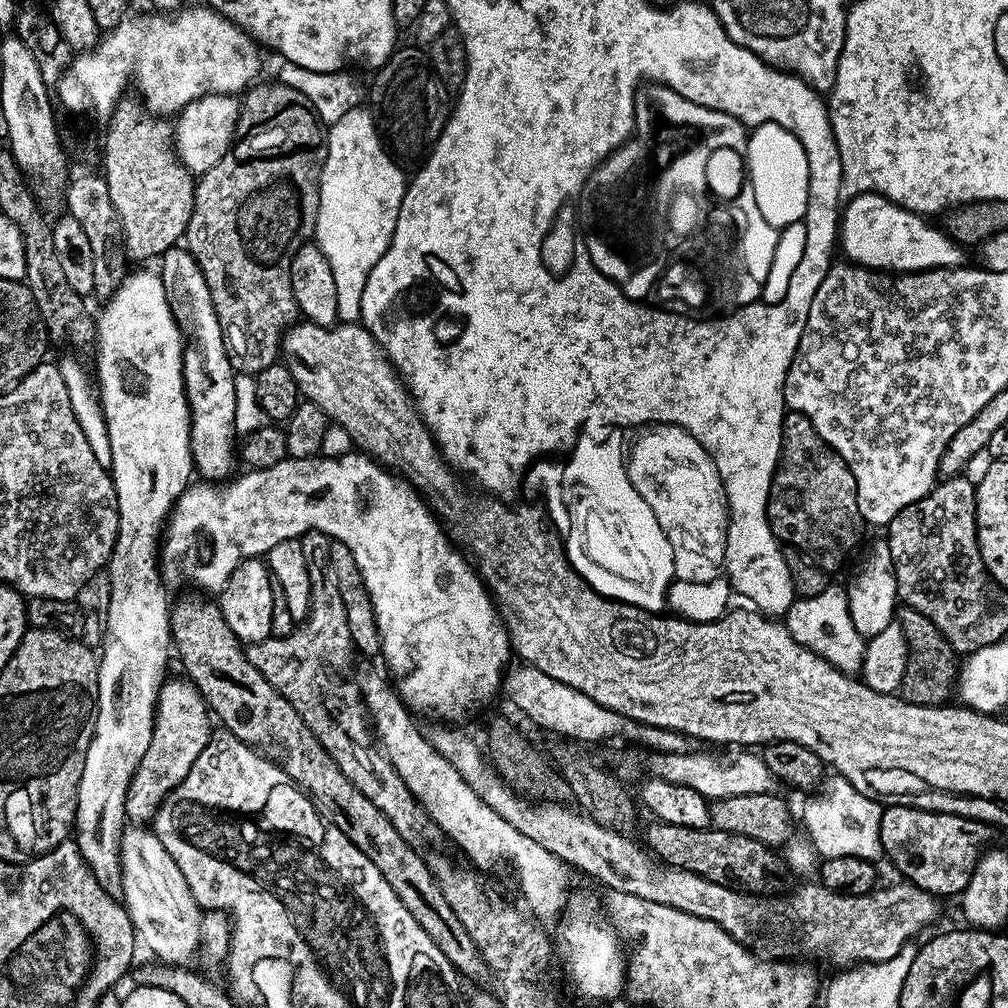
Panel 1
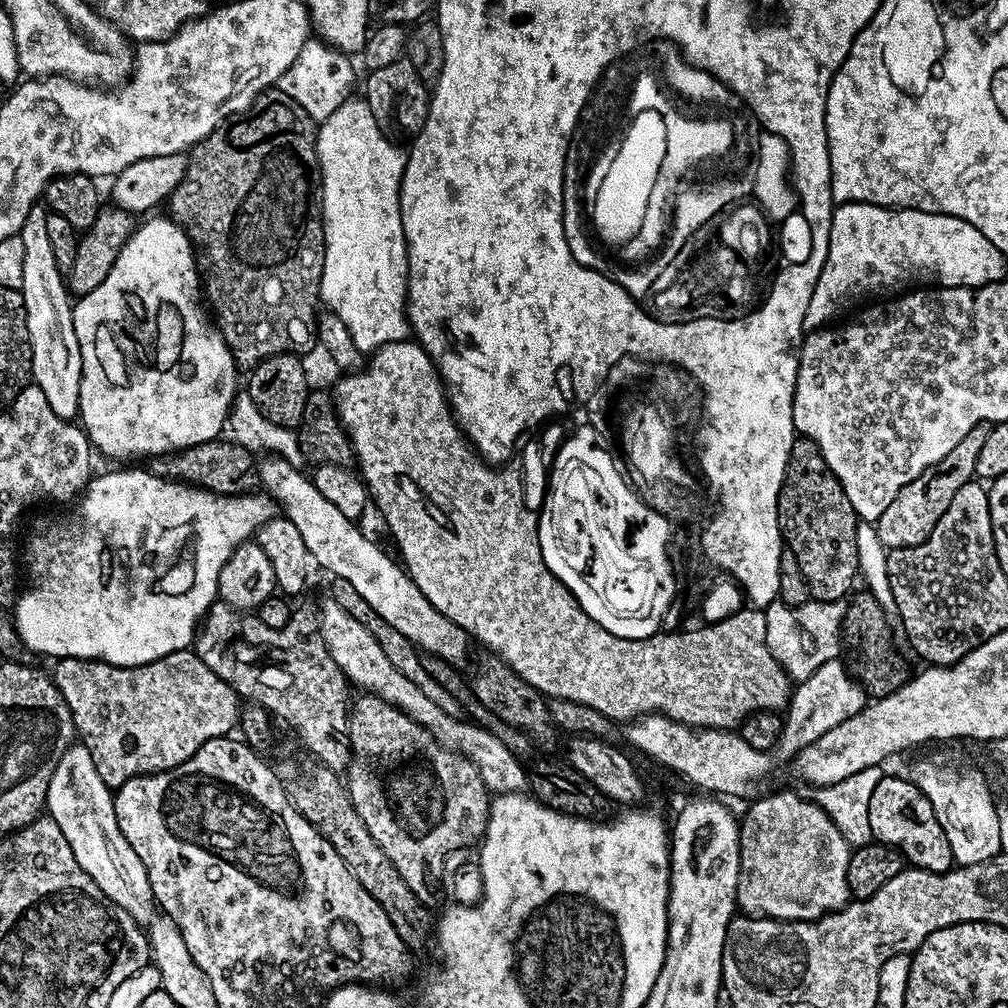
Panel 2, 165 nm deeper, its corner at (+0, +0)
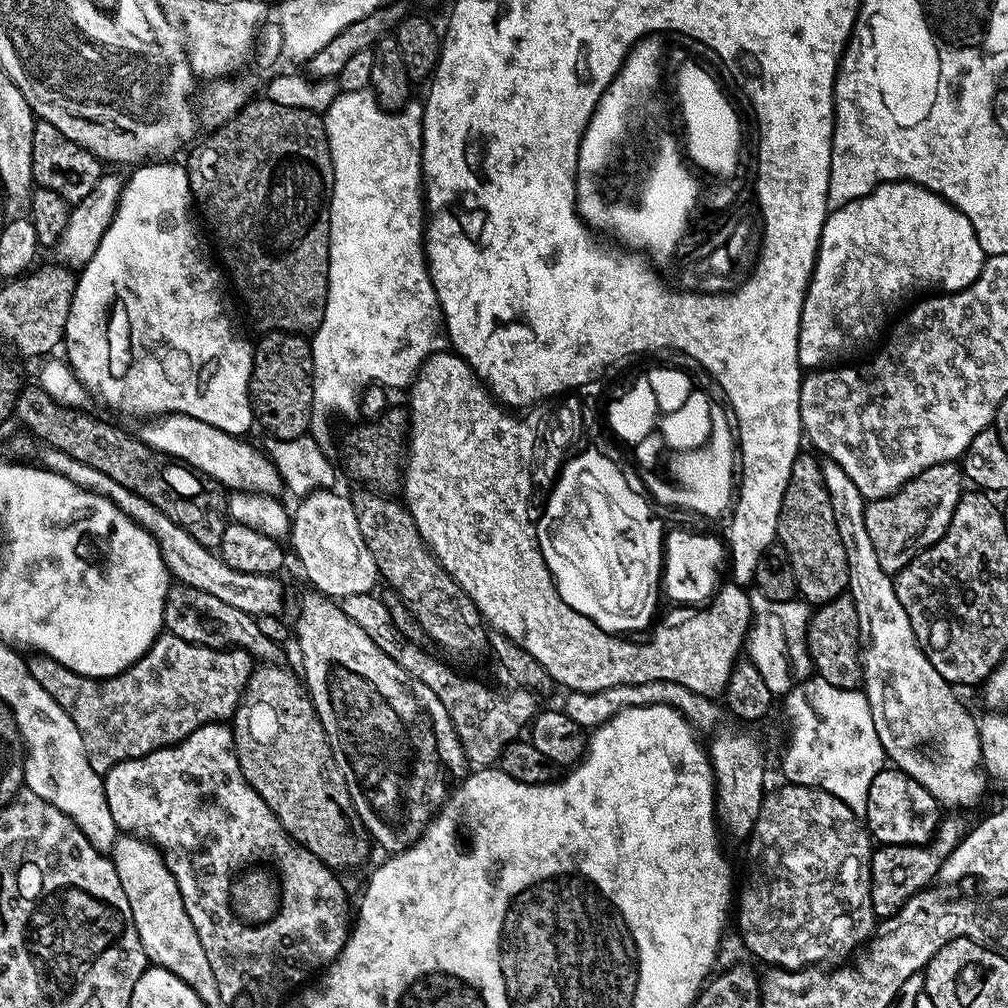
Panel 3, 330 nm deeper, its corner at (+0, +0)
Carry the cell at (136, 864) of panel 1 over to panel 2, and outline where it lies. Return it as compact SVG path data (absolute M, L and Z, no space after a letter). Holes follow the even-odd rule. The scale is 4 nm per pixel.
M73 743L59 759L48 783L47 798L47 815L58 822L58 830L62 830L66 842L70 842L70 850L74 850L74 858L78 858L78 866L94 878L102 894L127 910L140 925L147 925L154 916L148 871L142 858L134 852L134 846L122 834L116 817L113 789L107 779L94 770L94 758L90 758L90 750L84 743Z

